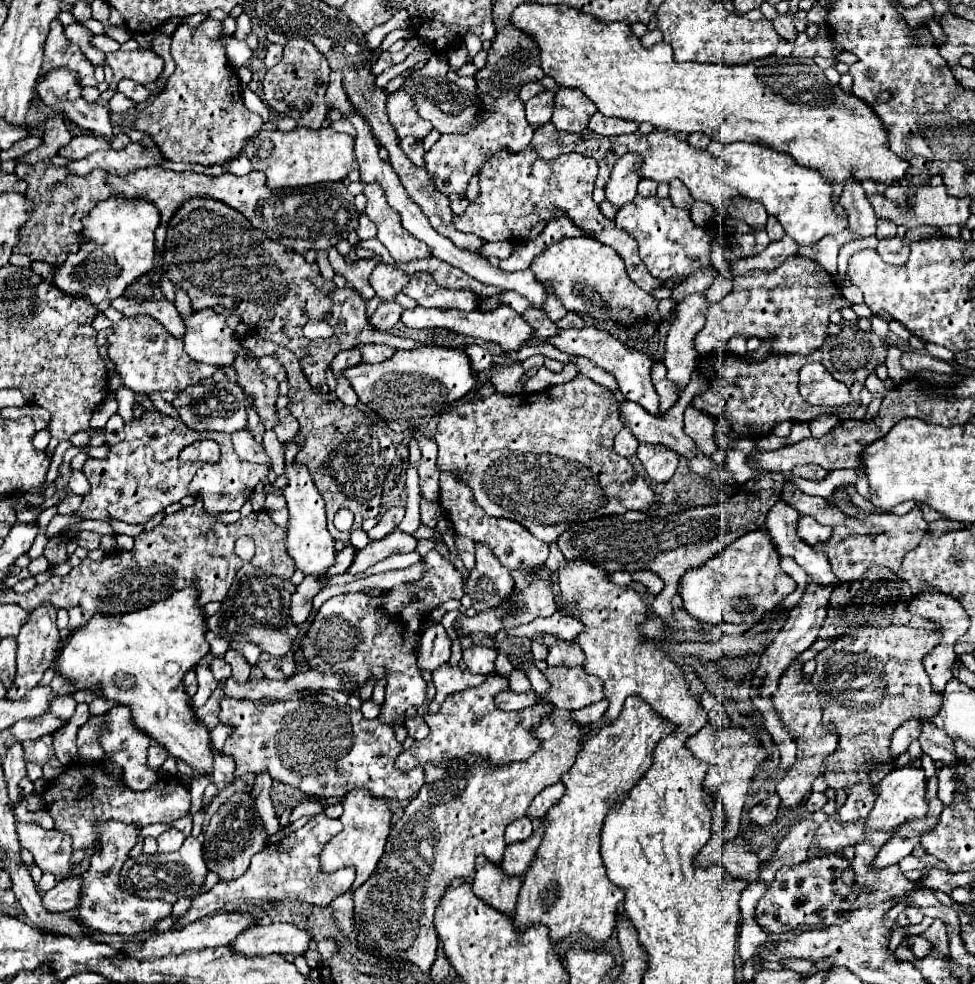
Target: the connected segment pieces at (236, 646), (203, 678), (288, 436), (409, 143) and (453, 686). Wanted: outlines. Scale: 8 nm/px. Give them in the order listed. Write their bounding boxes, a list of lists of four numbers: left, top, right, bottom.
[[230,640,262,666],[190,666,216,710],[274,408,300,444],[400,138,424,168],[429,664,486,713]]

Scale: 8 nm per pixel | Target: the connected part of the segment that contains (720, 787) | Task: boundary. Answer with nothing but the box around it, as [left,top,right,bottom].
[686,722,766,866]

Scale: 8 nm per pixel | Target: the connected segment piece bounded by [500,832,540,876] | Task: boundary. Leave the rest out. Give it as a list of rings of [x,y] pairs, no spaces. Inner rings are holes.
[[[538,832],[534,836],[530,836],[528,840],[522,842],[514,842],[510,846],[506,846],[504,852],[504,860],[500,862],[500,868],[508,874],[508,876],[520,876],[528,870],[528,864],[534,860],[536,850],[540,846],[540,838]]]

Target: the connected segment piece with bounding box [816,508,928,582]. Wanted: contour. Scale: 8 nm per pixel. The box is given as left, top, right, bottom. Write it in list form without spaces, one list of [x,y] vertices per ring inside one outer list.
[[[914,508],[912,512],[908,512],[904,516],[906,520],[906,526],[902,528],[902,532],[896,532],[896,534],[878,534],[878,536],[856,536],[856,538],[846,538],[846,540],[840,540],[840,538],[830,538],[828,542],[816,546],[820,550],[824,550],[828,554],[828,560],[830,560],[830,566],[832,566],[832,572],[836,574],[836,578],[840,582],[854,582],[858,580],[870,566],[888,566],[890,570],[898,570],[902,558],[906,552],[914,550],[922,536],[926,534],[928,530],[928,522],[922,518],[922,512],[918,508]]]

